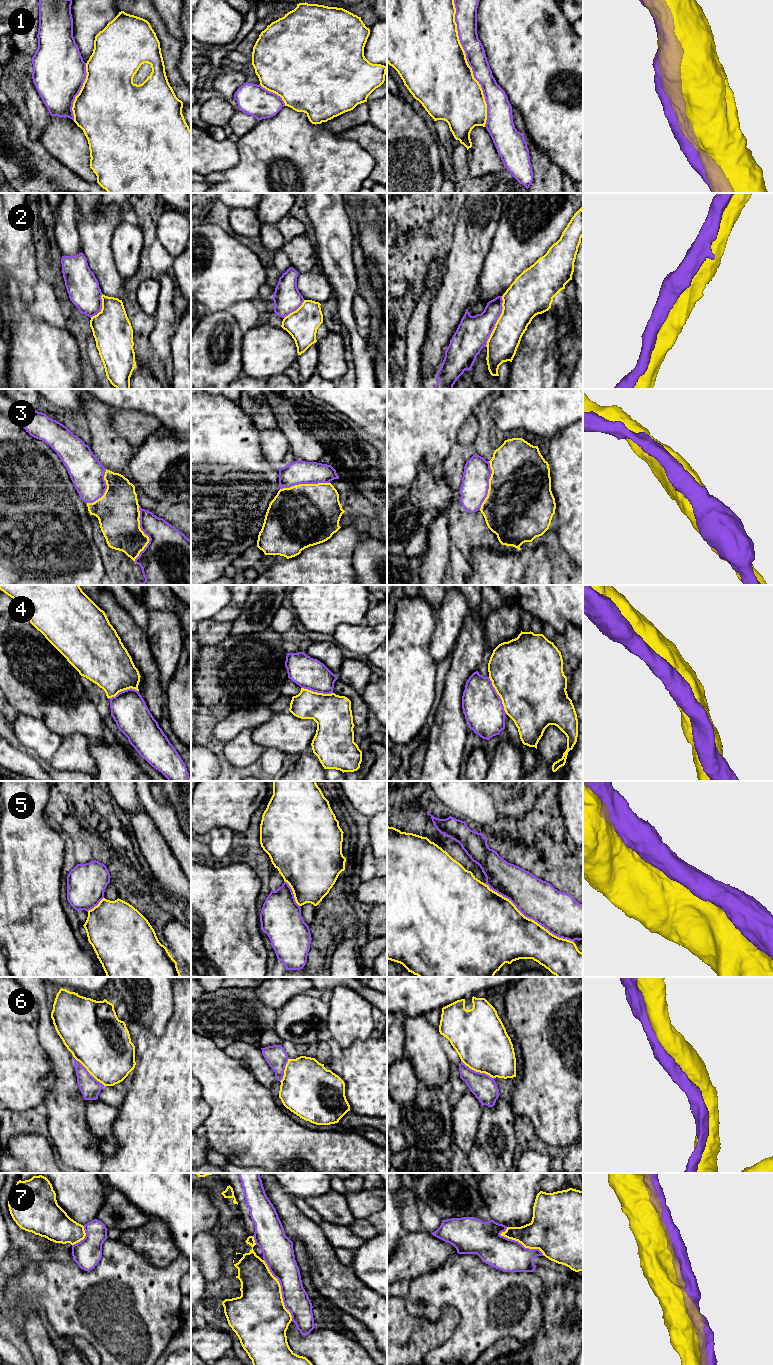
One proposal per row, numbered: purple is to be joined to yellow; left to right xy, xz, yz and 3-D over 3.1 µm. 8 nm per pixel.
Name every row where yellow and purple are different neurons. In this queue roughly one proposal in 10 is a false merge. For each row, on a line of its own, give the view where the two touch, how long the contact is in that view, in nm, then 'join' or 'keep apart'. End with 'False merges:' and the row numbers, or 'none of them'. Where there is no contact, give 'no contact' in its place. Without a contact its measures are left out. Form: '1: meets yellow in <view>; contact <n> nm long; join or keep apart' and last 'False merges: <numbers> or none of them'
1: meets yellow in yz; contact 1050 nm long; join
2: meets yellow in yz; contact 440 nm long; keep apart
3: meets yellow in xy; contact 460 nm long; join
4: meets yellow in yz; contact 320 nm long; join
5: meets yellow in yz; contact 850 nm long; join
6: meets yellow in xy; contact 340 nm long; keep apart
7: meets yellow in xz; contact 550 nm long; join
False merges: 2, 6

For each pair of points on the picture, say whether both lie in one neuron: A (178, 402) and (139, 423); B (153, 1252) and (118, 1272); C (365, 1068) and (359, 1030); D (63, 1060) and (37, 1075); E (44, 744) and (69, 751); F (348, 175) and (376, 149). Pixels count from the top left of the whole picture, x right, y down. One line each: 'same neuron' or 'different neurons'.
A: different neurons
B: different neurons
C: different neurons
D: different neurons
E: different neurons
F: different neurons

